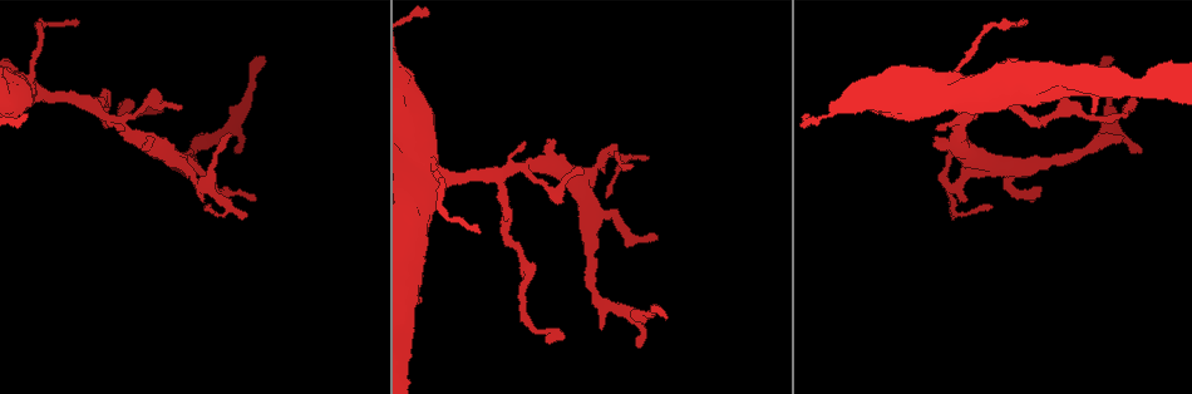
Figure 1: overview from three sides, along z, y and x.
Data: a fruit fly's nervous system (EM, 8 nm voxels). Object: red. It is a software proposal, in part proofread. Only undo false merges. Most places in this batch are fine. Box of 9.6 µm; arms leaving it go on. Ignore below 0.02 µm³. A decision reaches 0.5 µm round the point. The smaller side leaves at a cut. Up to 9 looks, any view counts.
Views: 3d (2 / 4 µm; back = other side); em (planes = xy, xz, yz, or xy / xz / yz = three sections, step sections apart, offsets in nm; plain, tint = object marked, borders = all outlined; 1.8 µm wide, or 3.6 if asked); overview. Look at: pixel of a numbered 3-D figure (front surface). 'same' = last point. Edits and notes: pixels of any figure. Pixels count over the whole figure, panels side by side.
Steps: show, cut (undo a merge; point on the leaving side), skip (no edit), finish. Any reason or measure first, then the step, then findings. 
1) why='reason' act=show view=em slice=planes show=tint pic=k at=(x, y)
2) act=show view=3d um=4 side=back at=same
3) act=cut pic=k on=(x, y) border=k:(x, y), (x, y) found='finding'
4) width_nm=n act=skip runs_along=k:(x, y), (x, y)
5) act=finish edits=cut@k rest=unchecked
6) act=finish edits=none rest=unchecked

why='thick turns thin' act=show view=em um=3.6 slice=planes show=borders pic=1 at=(1092, 98)

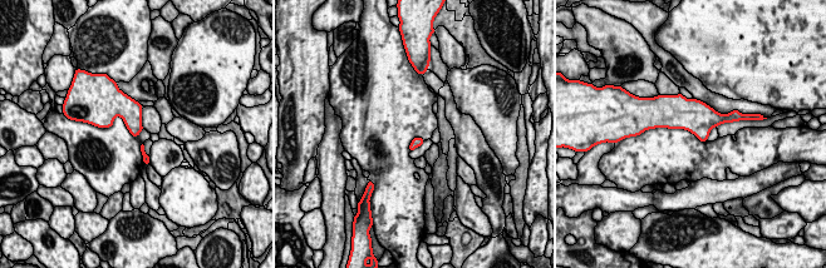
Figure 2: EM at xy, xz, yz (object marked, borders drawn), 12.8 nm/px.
act=skip found='all the same cell'

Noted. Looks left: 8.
why='sharp bend' act=show view=3d um=4 pic=1 at=(514, 244)

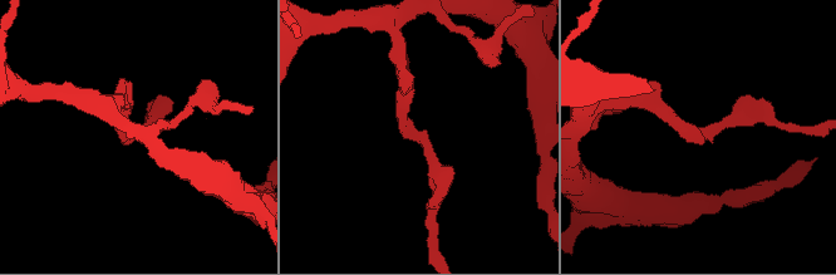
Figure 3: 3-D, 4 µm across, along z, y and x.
arm_widths_nm=200,220 why='now the EM' act=show view=em slice=yz step=8 show=tint pic=3 at=(696, 136)

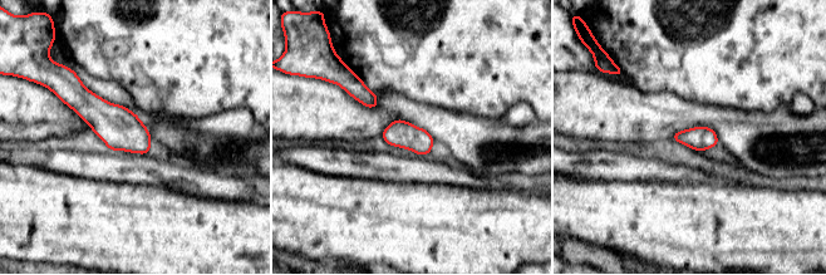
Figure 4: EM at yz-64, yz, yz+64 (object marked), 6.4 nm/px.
act=show view=em slice=planes show=tint at=same

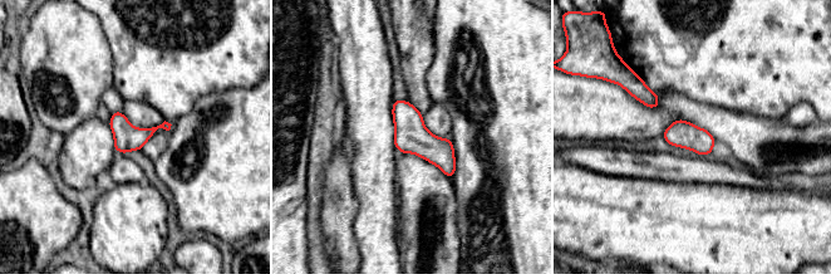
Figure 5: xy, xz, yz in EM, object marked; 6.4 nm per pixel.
width_nm=170 act=skip runs_along=5:(397, 103), (409, 127), (451, 172) found='one cell here'

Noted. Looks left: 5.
why='sharp bend' act=show view=3d um=2 pic=1 at=(200, 188)

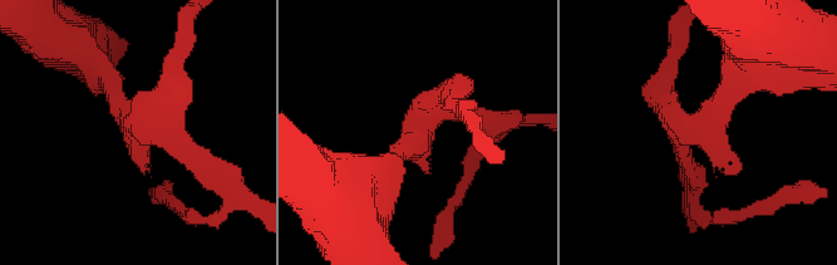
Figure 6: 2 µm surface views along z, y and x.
act=show view=em slice=planes show=tint pic=6 at=(142, 126)

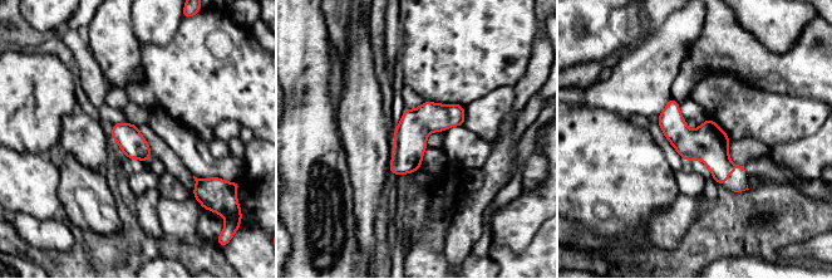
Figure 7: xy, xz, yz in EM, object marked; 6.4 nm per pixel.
width_nm=170 act=skip runs_along=7:(461, 109), (436, 117), (392, 169) found='one cell here'

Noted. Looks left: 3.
why='thin neck' act=show view=em slice=planes show=tint pic=1 at=(594, 291)

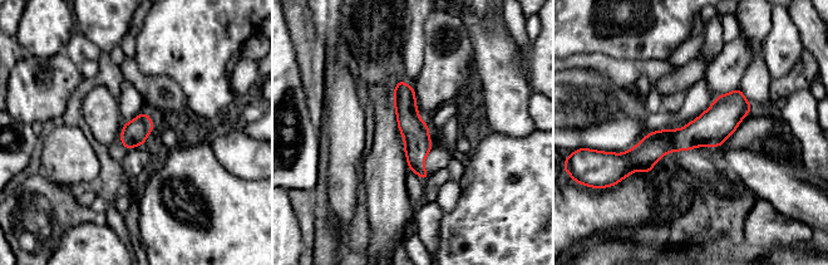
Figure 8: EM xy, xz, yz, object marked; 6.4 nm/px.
width_nm=160 act=skip runs_along=8:(747, 106), (624, 161) found='one cell here'

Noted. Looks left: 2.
act=finish edits=none rest=unchecked

